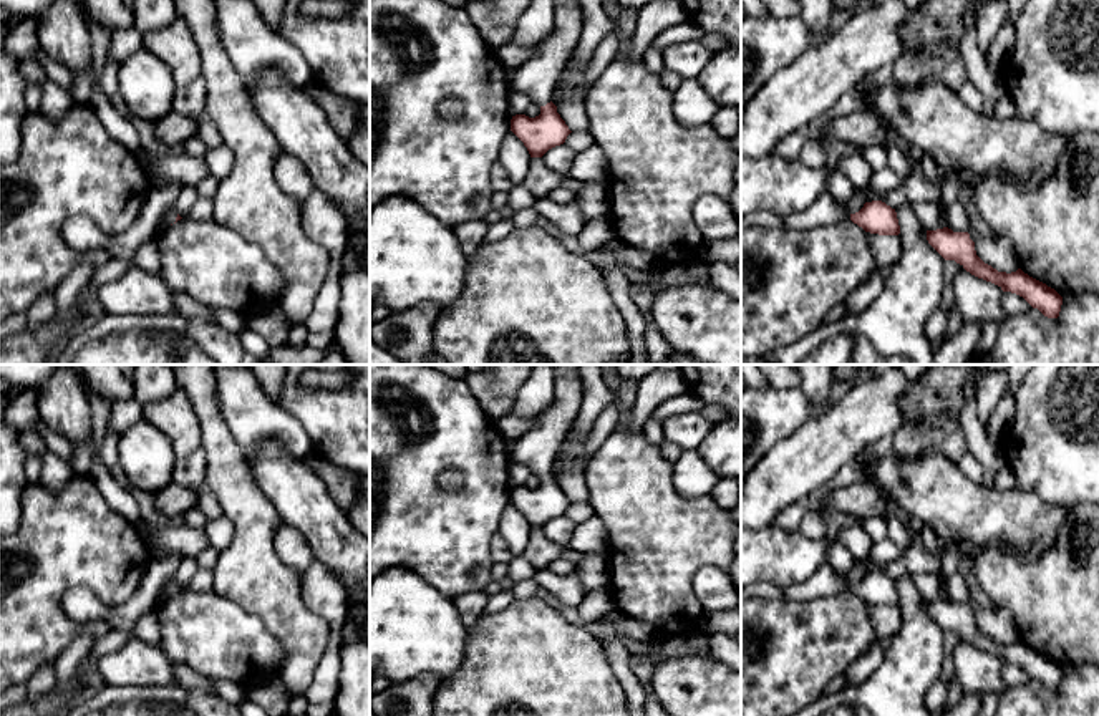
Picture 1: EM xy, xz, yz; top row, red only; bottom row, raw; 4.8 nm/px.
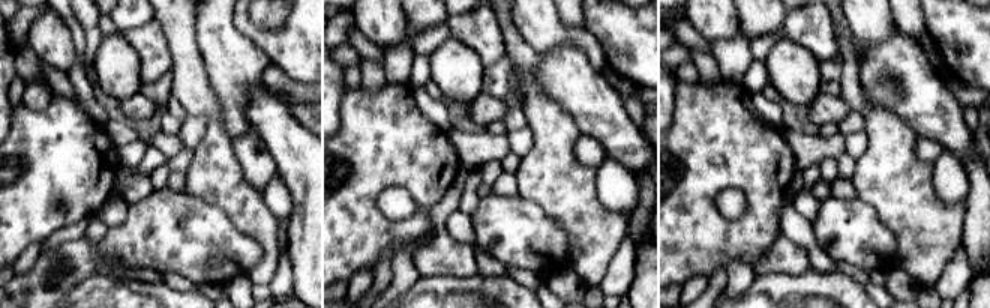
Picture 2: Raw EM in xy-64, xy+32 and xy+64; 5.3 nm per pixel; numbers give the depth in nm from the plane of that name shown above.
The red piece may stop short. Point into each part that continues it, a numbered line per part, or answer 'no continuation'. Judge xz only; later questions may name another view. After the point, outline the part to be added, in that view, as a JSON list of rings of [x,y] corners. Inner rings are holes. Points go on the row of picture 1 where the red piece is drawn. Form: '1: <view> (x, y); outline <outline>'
1: xz (537, 77); outline [[[554,0],[555,28],[539,43],[534,56],[517,68],[511,88],[524,93],[532,103],[545,106],[552,101],[560,71],[572,58],[582,33],[579,0]]]

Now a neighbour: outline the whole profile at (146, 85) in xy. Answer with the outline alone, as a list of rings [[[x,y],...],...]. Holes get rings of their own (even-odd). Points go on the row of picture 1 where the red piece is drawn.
[[[146,48],[128,56],[118,71],[118,94],[129,114],[157,121],[172,111],[176,86],[169,68]]]

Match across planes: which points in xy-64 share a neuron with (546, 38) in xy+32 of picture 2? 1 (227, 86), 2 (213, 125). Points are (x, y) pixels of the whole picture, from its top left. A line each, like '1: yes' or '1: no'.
1: yes
2: no

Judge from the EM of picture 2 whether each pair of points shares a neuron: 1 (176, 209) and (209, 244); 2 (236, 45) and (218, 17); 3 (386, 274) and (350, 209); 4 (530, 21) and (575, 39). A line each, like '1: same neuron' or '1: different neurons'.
1: same neuron
2: same neuron
3: different neurons
4: same neuron

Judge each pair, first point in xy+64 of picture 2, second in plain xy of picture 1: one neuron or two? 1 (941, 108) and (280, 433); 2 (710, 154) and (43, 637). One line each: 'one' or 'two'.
1: two
2: one

